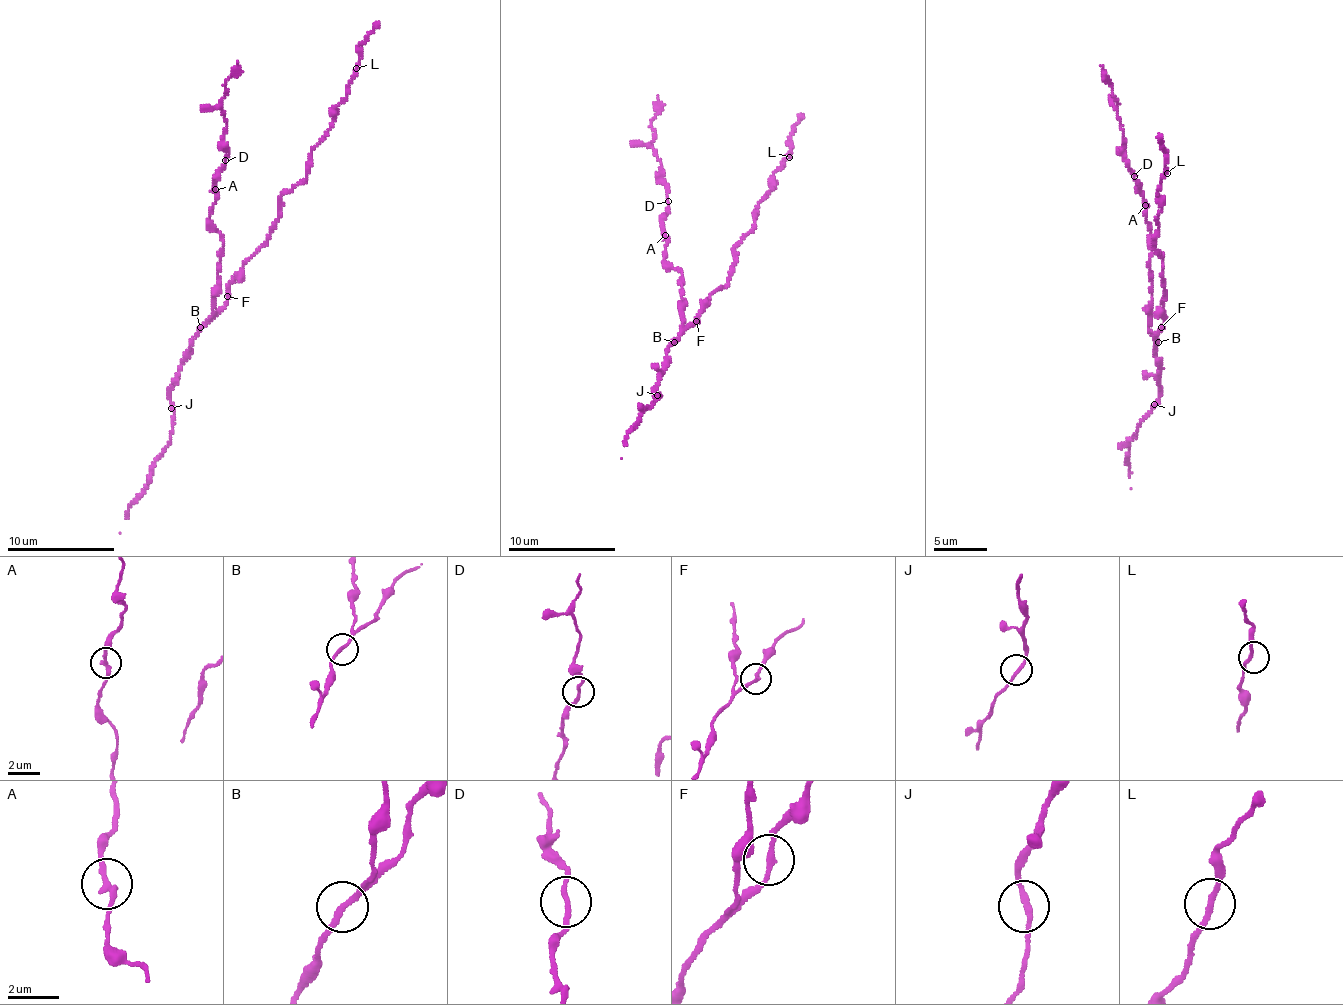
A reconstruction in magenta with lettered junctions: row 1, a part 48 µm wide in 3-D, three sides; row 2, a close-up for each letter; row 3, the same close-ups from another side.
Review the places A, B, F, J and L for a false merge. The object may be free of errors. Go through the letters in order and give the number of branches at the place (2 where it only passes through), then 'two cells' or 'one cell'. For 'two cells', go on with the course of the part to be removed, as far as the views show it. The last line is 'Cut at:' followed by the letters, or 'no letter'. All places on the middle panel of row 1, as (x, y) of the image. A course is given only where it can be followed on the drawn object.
A: 2 | one cell
B: 2 | one cell
F: 2 | one cell
J: 2 | one cell
L: 2 | one cell
Cut at: no letter

